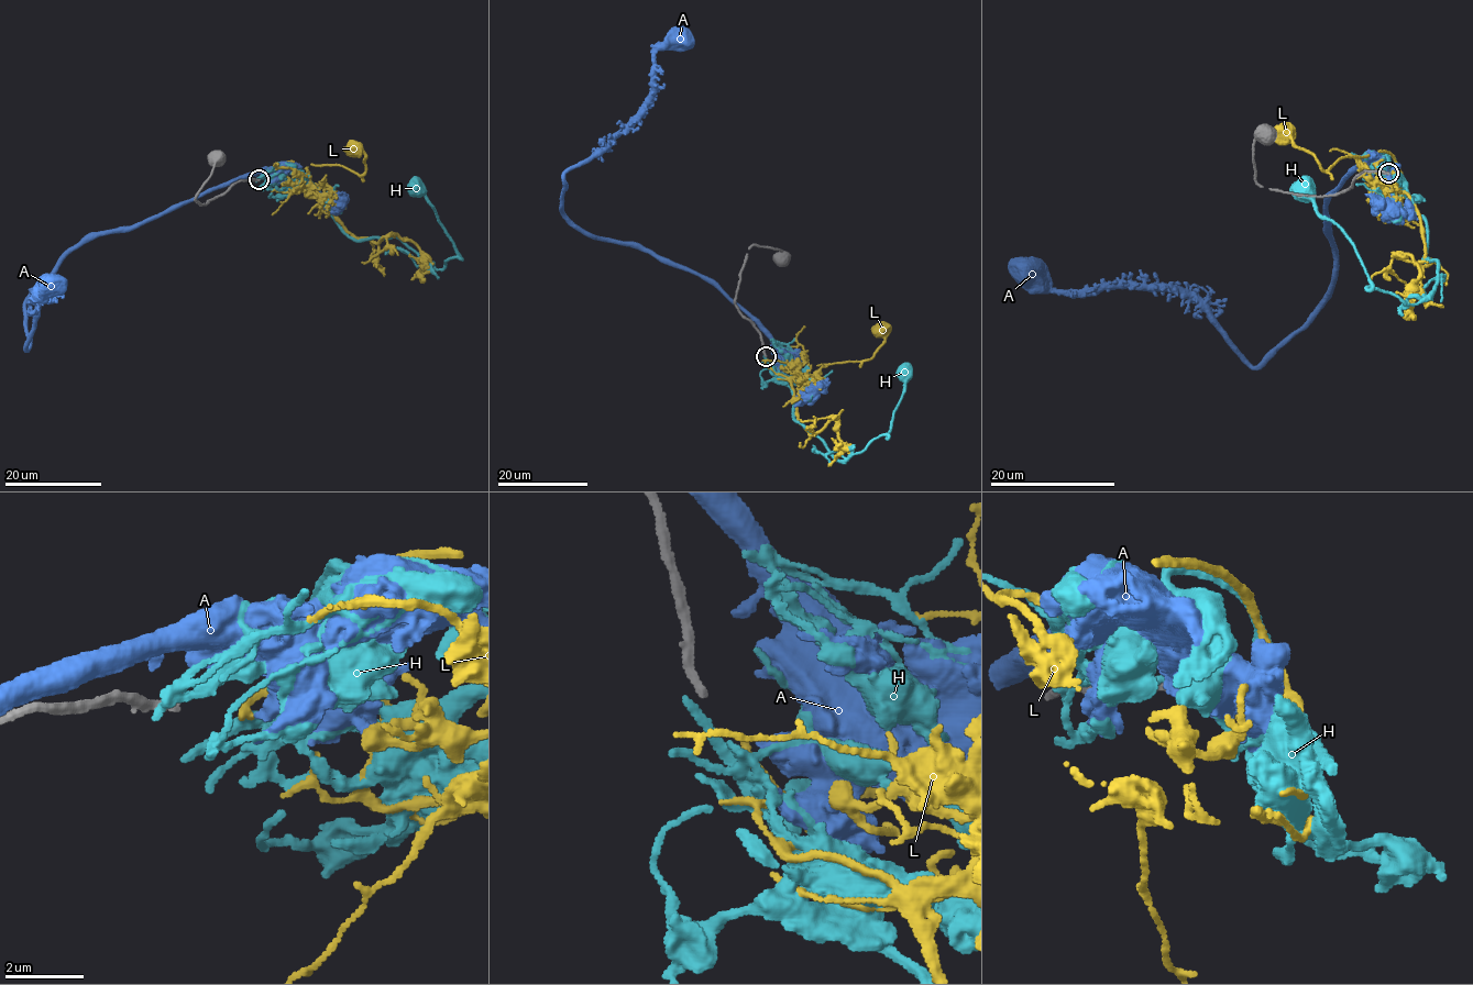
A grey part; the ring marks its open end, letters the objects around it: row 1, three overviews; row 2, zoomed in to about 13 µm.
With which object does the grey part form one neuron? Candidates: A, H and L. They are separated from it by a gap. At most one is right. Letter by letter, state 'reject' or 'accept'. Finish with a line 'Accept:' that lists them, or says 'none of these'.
A: reject
H: reject
L: reject
Accept: none of these

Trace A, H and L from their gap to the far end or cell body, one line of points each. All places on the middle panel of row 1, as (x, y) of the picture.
A: (771, 353), (771, 335), (712, 284), (595, 238), (559, 209), (563, 175), (637, 114), (655, 53), (682, 37)
H: (765, 357), (790, 386), (793, 418), (846, 461), (889, 435), (904, 389), (903, 371)
L: (770, 362), (779, 375), (776, 374), (787, 378), (797, 418), (810, 434), (833, 420), (846, 449), (832, 438)

